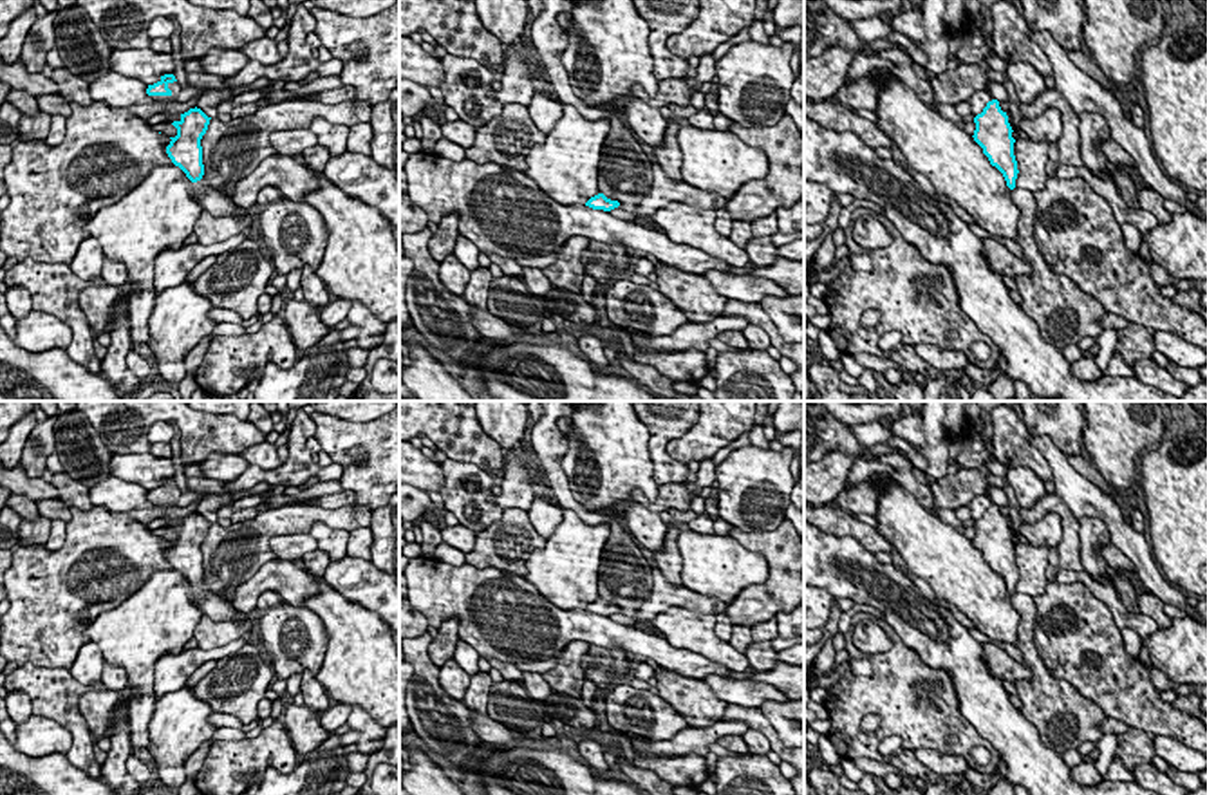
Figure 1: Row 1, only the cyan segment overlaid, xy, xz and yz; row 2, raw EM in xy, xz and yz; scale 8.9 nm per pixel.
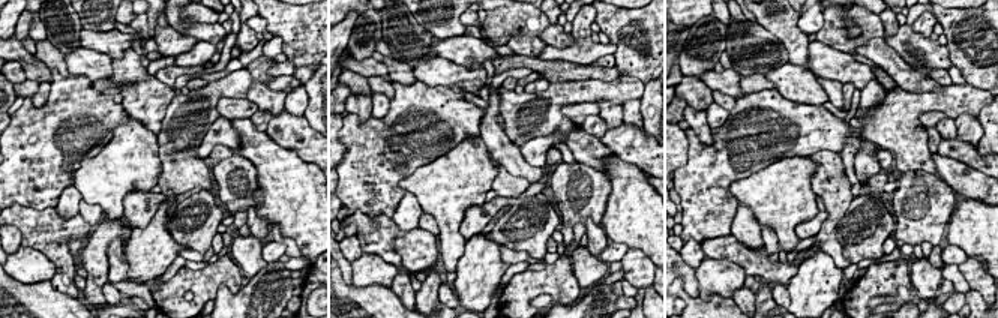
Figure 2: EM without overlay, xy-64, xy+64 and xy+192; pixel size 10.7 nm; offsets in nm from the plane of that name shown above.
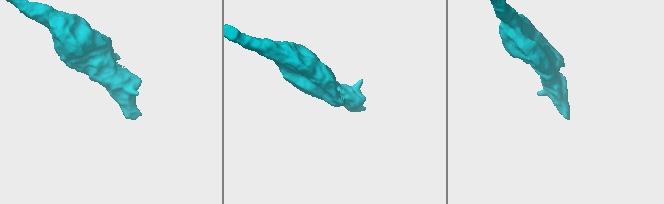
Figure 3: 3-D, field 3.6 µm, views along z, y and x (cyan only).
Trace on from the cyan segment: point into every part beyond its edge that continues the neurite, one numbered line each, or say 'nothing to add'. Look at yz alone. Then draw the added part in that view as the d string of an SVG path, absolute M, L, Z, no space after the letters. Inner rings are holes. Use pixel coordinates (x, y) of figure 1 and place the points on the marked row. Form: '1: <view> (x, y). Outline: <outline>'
nothing to add

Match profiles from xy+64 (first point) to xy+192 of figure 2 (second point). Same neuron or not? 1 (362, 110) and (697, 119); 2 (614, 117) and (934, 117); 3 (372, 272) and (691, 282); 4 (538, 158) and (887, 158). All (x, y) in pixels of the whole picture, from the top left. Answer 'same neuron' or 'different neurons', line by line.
1: same neuron
2: different neurons
3: different neurons
4: different neurons

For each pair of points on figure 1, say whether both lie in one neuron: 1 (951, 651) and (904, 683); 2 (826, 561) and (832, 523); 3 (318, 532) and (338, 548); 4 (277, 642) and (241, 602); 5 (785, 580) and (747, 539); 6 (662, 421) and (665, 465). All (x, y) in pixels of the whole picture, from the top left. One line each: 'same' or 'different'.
1: different
2: different
3: same
4: different
5: same
6: same

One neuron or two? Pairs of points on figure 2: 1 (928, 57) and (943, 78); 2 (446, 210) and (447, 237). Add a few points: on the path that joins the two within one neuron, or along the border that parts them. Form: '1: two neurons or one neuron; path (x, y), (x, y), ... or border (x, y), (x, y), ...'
1: two neurons; border (913, 66), (947, 71)
2: one neuron; path (449, 216), (449, 231)

